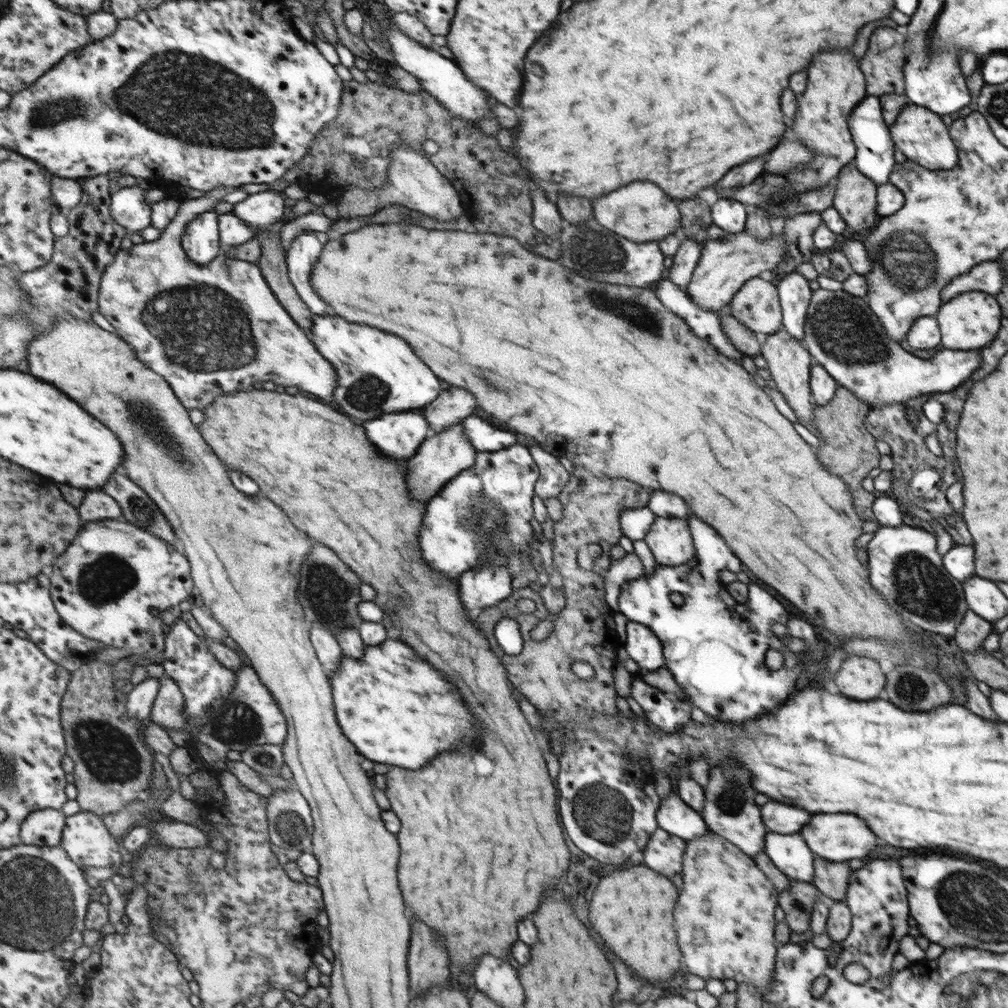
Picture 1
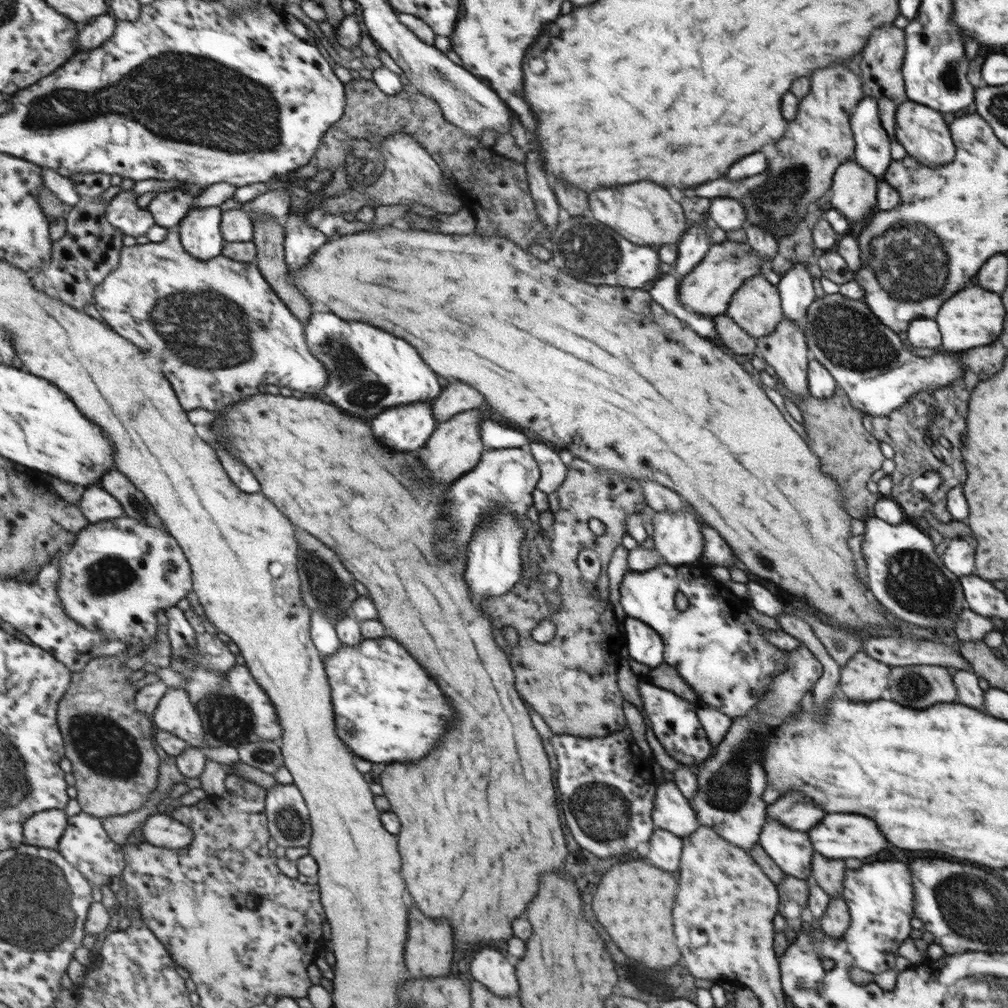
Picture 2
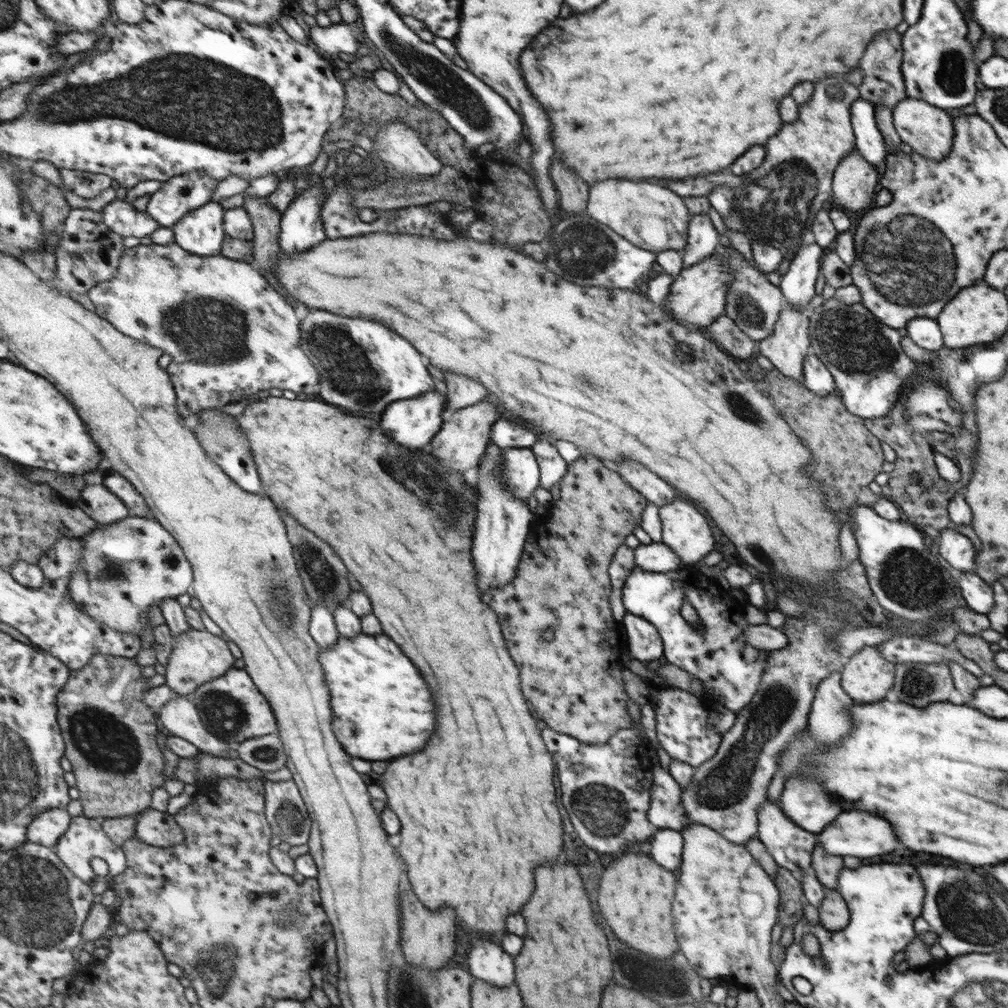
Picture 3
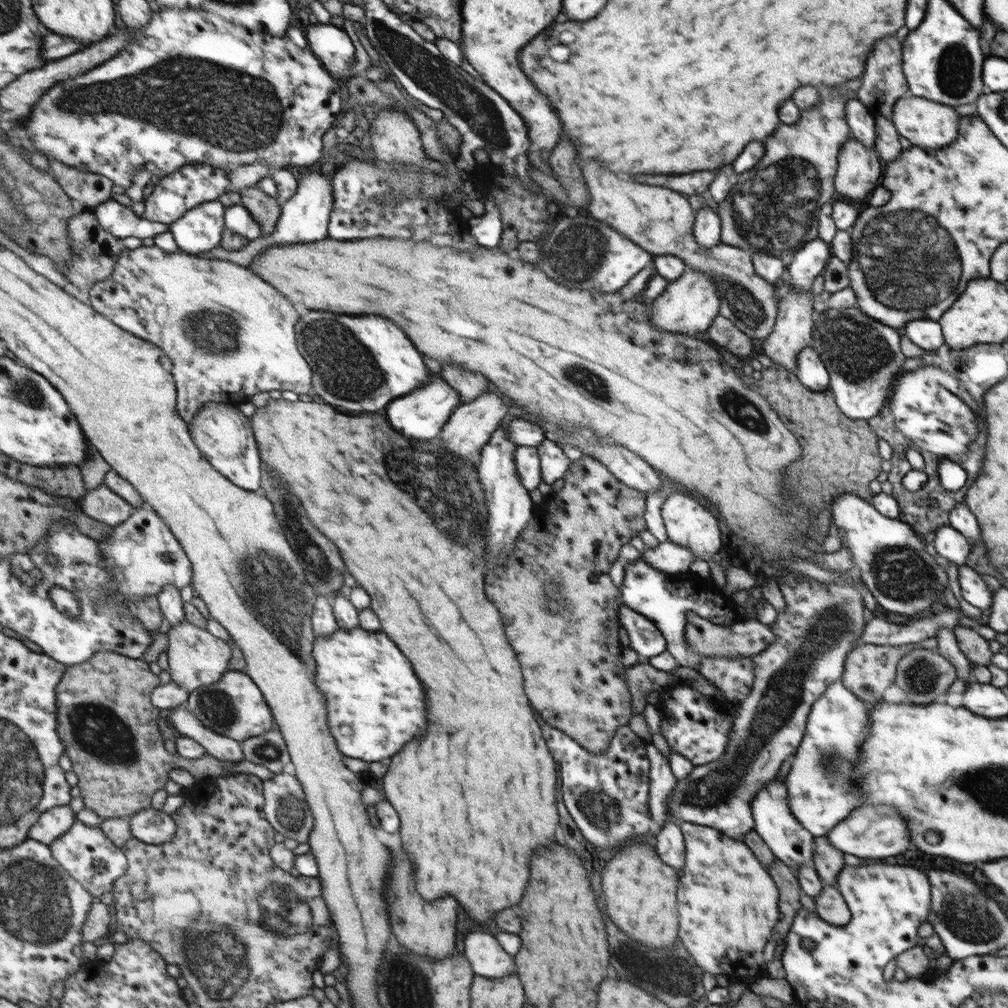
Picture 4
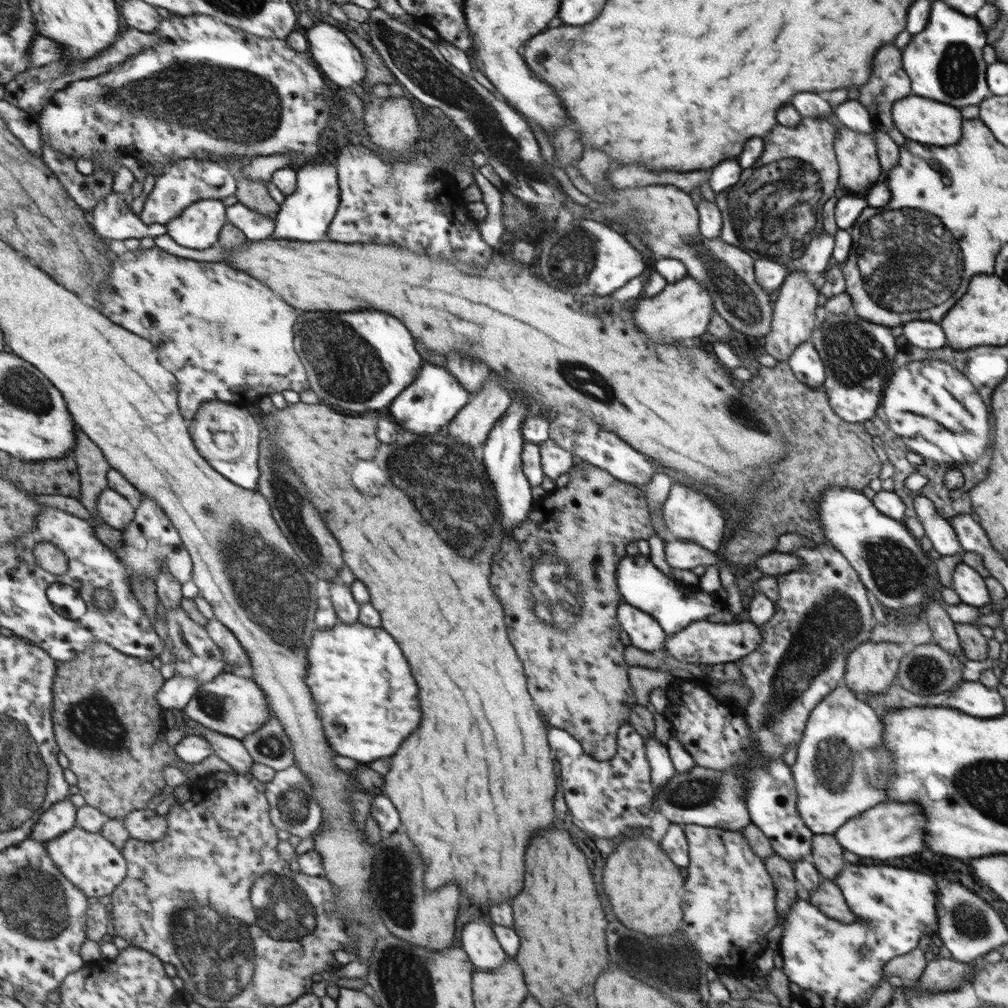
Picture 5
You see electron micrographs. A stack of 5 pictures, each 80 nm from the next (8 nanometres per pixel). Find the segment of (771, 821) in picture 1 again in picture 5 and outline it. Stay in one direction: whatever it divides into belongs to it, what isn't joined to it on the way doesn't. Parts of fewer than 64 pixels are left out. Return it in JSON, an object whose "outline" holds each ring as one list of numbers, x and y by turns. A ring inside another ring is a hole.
{"outline":[[839,687,811,712,806,732,798,742,799,757,790,771,798,790,796,809,815,835,834,835,848,819,886,800,886,782,892,776,894,758,886,748,882,748,884,724,880,715,879,709,859,700,848,688]]}

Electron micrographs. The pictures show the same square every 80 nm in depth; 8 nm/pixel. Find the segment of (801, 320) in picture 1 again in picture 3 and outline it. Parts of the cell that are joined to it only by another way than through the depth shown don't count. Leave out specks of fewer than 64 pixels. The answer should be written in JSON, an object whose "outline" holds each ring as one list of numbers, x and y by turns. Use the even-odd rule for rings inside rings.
{"outline":[[811,240,797,249,780,282,788,305,802,309,817,295,815,285,823,256,824,250]]}

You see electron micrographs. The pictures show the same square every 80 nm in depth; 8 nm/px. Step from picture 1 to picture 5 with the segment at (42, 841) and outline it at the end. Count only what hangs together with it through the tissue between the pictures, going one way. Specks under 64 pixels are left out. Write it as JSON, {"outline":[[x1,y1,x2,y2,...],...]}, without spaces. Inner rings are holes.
{"outline":[[72,800,60,801,43,814,43,818,40,819,33,832,34,838,44,843,58,839,77,828,78,817,79,808]]}

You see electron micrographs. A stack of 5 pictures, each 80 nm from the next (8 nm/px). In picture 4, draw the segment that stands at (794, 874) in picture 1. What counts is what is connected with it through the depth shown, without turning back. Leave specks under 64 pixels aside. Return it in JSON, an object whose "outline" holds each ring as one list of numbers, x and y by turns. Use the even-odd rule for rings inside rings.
{"outline":[[776,776,769,782,767,787,760,790,754,798,754,806,751,811,754,813,755,832,766,841,771,851,775,853,775,858,781,860,786,866,797,872,800,866,810,866,815,863,815,840,816,837,806,828,803,828,788,805,788,790,784,781]]}

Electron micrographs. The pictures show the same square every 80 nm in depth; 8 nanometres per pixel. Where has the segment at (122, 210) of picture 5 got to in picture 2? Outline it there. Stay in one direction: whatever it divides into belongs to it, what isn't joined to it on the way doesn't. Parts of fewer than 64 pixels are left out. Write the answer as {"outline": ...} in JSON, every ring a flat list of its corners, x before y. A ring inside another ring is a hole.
{"outline":[[132,190,120,192,110,202,108,217,112,225,127,236,145,236,156,226,156,220,150,208,140,204,140,196,134,195]]}

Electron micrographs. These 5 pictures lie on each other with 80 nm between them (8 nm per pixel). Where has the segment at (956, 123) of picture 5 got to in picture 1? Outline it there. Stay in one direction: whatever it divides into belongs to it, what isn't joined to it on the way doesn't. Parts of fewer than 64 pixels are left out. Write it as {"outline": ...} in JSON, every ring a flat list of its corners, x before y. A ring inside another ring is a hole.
{"outline":[[908,103,899,112,894,124,889,127,895,147,901,150,908,161,921,164,926,170,948,170,956,166,959,162,959,152,956,152,955,142,948,136,948,128,944,126,939,114,932,112,929,108,921,107,917,104]]}

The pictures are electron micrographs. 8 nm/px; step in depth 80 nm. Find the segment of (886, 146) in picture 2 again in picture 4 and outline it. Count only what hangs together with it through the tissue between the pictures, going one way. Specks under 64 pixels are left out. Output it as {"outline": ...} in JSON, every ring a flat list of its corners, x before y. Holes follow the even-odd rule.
{"outline":[[857,98,846,104,846,119,851,134,870,148,875,147,875,116]]}

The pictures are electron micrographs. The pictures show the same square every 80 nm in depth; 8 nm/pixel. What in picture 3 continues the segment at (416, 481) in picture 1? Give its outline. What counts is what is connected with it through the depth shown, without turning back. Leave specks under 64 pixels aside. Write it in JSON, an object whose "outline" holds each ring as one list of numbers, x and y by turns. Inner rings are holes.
{"outline":[[488,397,471,407,454,411,447,415,442,427,435,438,428,444,426,450,432,450,432,454,450,468,450,472,466,472,468,468,478,468,482,458,487,452,487,446,491,440,493,424,499,419,498,408,492,398]]}

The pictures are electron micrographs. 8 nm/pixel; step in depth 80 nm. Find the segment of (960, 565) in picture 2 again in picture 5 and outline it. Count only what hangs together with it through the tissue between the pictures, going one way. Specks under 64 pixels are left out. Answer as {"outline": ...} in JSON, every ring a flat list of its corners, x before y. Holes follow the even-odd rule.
{"outline":[[920,495,915,496,913,503,918,520,924,527,925,535,932,542,936,552,939,552,941,556,964,553,957,534,950,524,950,520,944,518,937,511,935,503]]}

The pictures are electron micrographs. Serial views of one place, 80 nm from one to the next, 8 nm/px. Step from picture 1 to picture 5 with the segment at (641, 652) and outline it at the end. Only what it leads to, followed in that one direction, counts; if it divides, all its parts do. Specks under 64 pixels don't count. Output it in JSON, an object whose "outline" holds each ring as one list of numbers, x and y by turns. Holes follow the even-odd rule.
{"outline":[[621,602,618,606,618,619,630,644,652,654,660,655,663,652,667,634,651,614]]}

